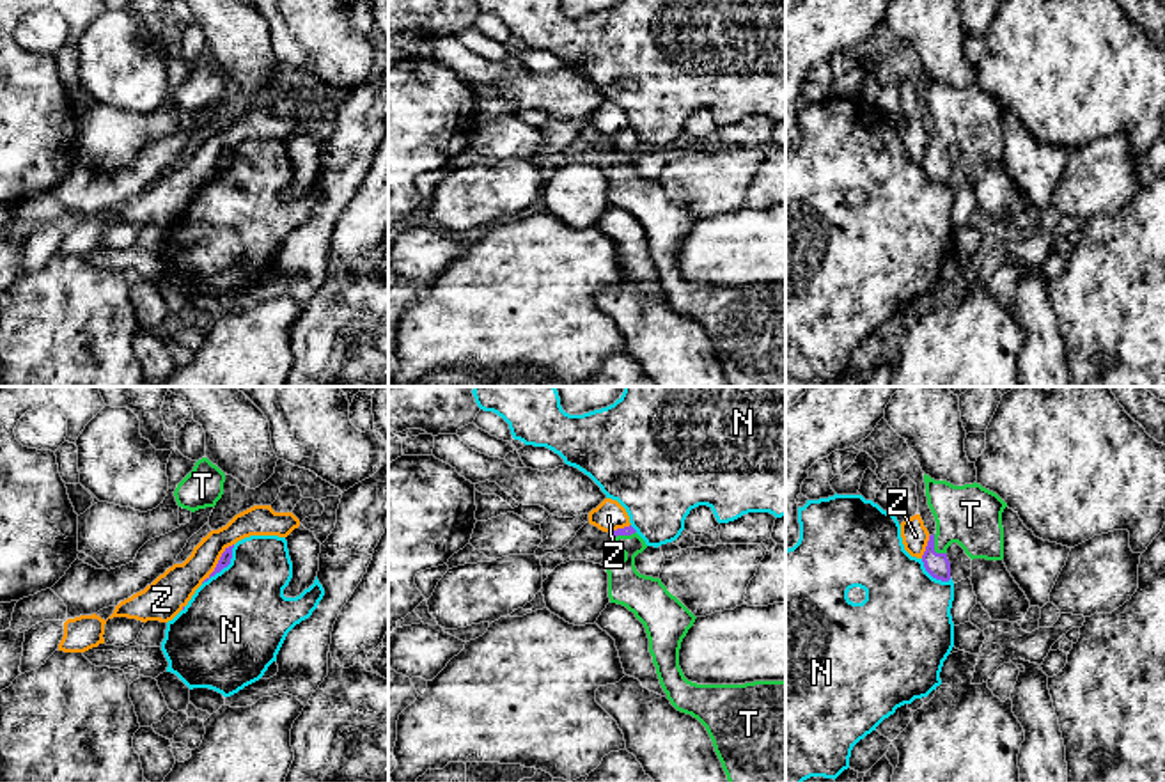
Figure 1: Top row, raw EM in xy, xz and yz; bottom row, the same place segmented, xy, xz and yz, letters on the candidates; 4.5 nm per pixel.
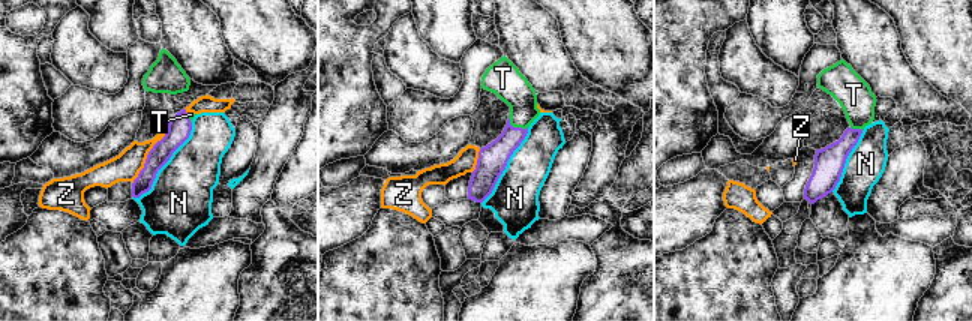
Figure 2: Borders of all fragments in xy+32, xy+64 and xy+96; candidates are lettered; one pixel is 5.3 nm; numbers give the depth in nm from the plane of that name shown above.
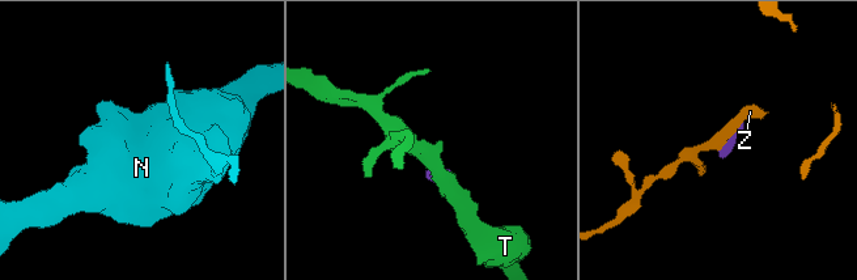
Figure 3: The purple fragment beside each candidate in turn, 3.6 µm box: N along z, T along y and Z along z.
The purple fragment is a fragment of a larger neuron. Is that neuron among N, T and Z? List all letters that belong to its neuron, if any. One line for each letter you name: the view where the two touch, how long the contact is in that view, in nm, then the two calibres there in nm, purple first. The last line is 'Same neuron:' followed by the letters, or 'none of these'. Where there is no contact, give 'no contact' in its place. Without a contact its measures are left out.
T: meets purple in yz; contact 110 nm long; 110 nm thick on the purple side, 280 nm on the other
Same neuron: T

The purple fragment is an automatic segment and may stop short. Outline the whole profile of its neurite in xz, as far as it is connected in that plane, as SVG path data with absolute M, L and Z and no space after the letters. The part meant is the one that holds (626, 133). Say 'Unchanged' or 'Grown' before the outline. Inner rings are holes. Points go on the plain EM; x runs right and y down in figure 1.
Grown. M629 128L610 135L624 156L621 165L605 168L610 206L626 209L644 227L656 277L670 307L697 321L708 333L729 387L786 387L786 284L754 284L745 287L697 287L679 270L679 252L695 218L660 181L640 177L635 160L647 147Z

